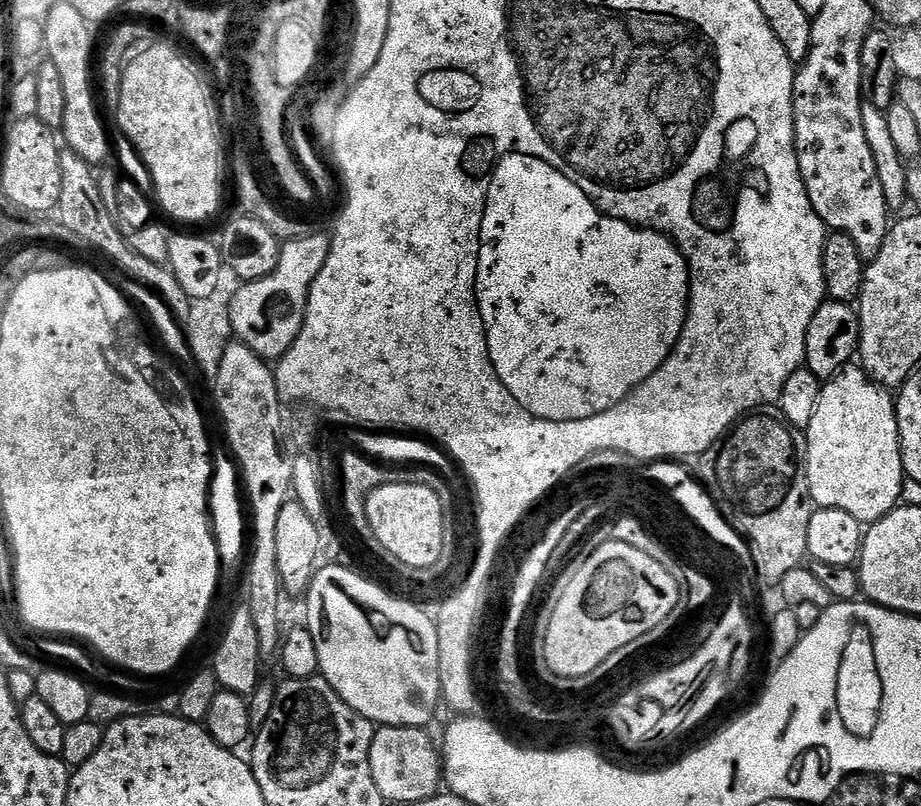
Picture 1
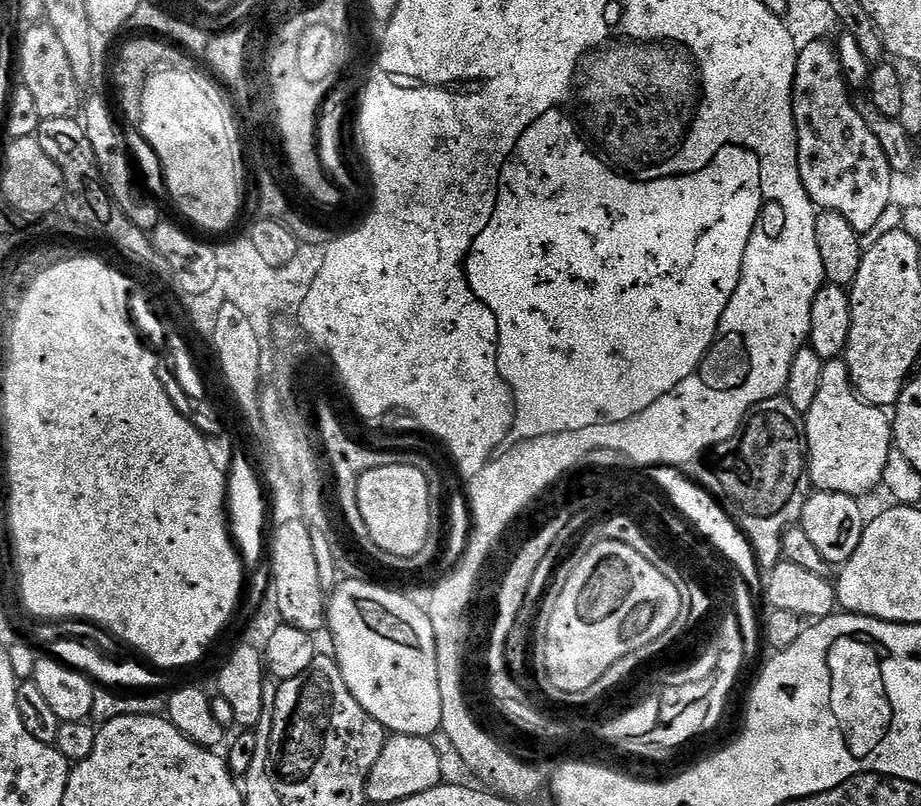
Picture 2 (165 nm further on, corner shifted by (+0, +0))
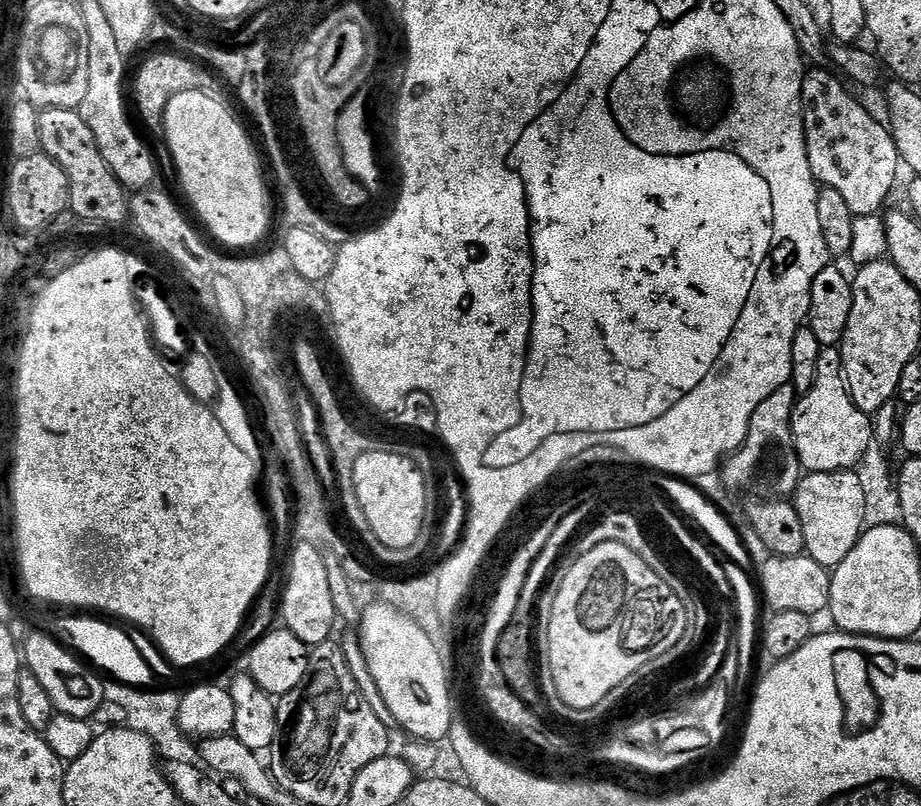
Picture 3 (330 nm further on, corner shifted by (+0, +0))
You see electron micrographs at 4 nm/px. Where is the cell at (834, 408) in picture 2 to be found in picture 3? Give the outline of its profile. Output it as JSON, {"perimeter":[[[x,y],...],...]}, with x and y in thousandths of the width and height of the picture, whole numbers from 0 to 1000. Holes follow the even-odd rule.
{"perimeter":[[[891,431],[888,469],[884,469],[884,479],[865,495],[860,532],[862,553],[874,587],[928,582],[941,556],[949,551],[948,517],[927,504],[927,494],[921,488],[921,476],[916,473],[916,450],[911,431]]]}

